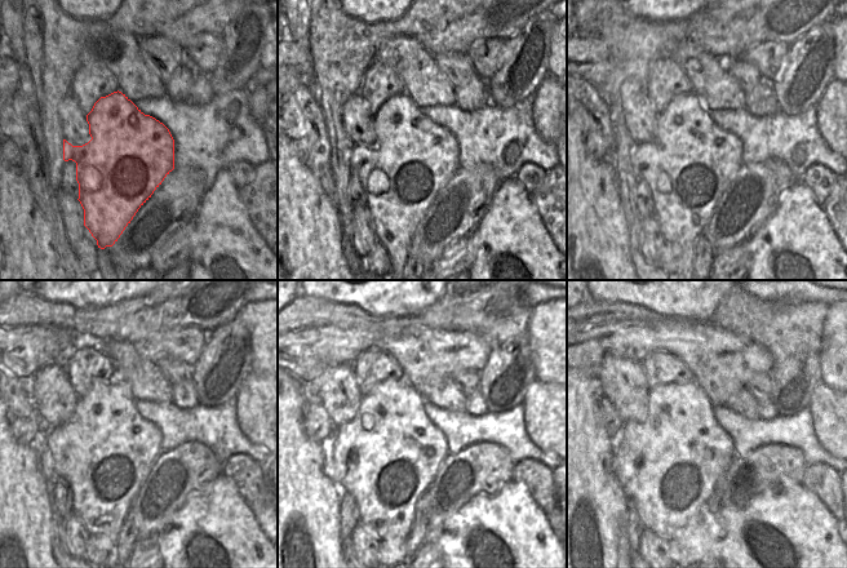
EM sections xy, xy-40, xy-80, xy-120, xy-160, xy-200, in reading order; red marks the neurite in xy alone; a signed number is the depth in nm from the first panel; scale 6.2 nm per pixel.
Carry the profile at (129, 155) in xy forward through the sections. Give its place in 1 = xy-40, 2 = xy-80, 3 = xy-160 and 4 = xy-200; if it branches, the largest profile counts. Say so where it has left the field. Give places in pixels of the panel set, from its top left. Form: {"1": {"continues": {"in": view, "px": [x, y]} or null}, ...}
{"1": {"continues": {"in": "xy-40", "px": [413, 158]}}, "2": {"continues": {"in": "xy-80", "px": [691, 162]}}, "3": {"continues": {"in": "xy-160", "px": [387, 456]}}, "4": {"continues": {"in": "xy-200", "px": [668, 465]}}}

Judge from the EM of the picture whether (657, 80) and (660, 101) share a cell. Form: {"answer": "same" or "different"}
{"answer": "same"}

